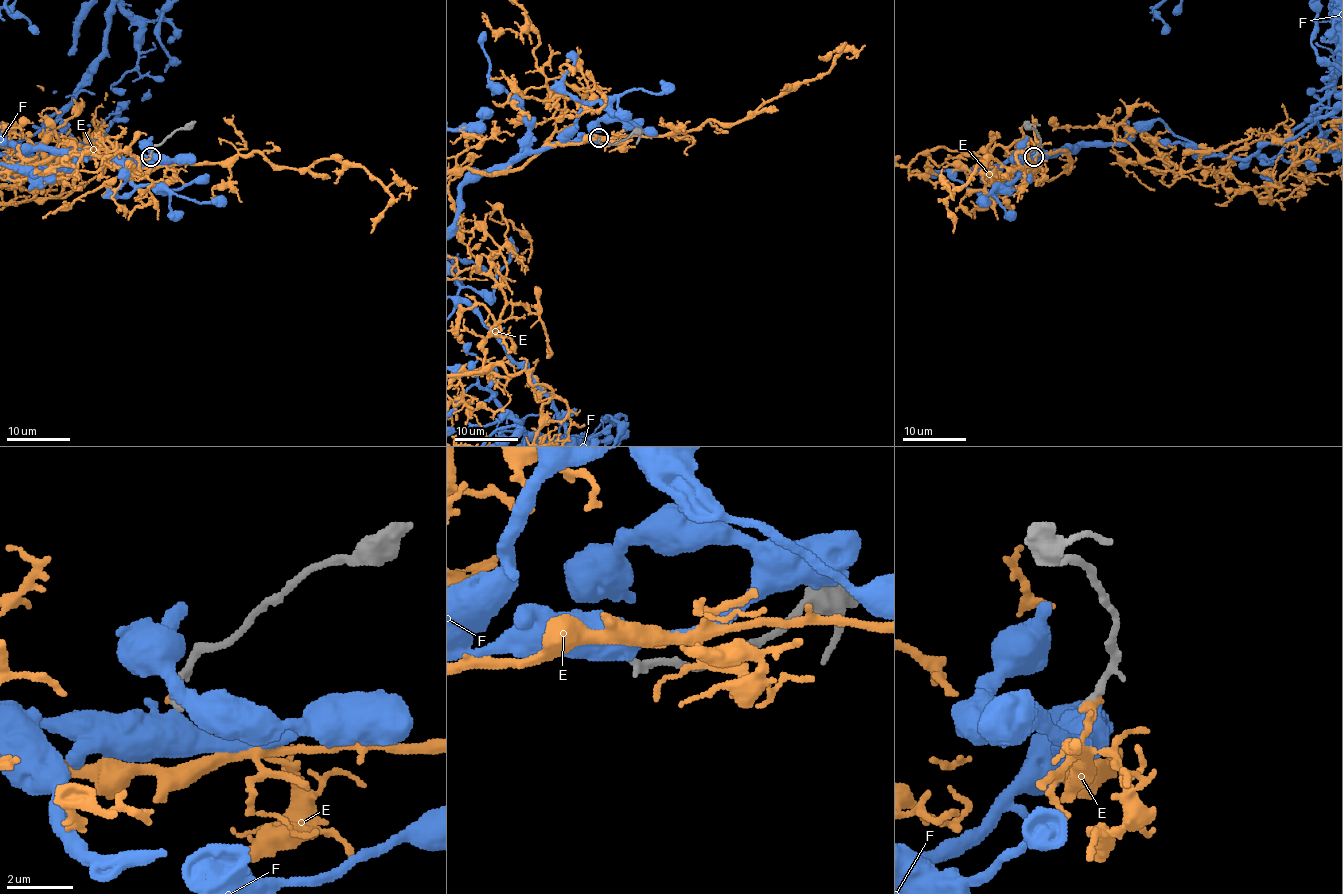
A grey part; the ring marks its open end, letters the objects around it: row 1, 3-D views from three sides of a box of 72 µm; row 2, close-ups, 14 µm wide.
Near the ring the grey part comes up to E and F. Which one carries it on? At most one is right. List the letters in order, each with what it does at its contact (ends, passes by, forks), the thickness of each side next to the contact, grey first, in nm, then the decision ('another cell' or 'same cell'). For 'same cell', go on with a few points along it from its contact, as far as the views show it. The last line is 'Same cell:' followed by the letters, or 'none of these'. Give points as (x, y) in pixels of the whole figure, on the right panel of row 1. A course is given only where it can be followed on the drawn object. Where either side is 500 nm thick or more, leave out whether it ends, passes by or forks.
E: it ends; calibres 280 and 280 nm; another cell
F: calibres 240 and 700 nm; another cell
Same cell: none of these

